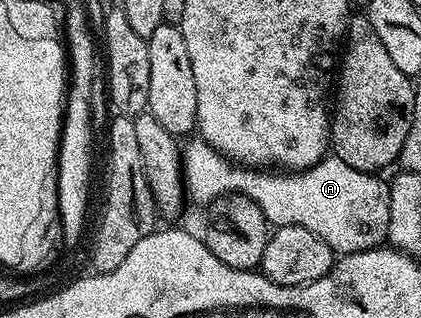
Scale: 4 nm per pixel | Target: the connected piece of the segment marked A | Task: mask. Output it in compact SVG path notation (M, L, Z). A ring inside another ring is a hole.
M187 140L184 145L182 175L191 202L195 201L196 204L206 207L217 201L218 198L227 195L247 197L258 204L260 211L271 226L308 227L308 231L325 237L328 247L332 247L335 254L338 255L376 249L386 241L390 187L385 180L381 181L381 176L358 171L342 162L335 155L327 155L321 161L317 161L312 168L301 171L259 171L257 168L243 167L231 161L230 158L218 153L204 140L190 140Z

